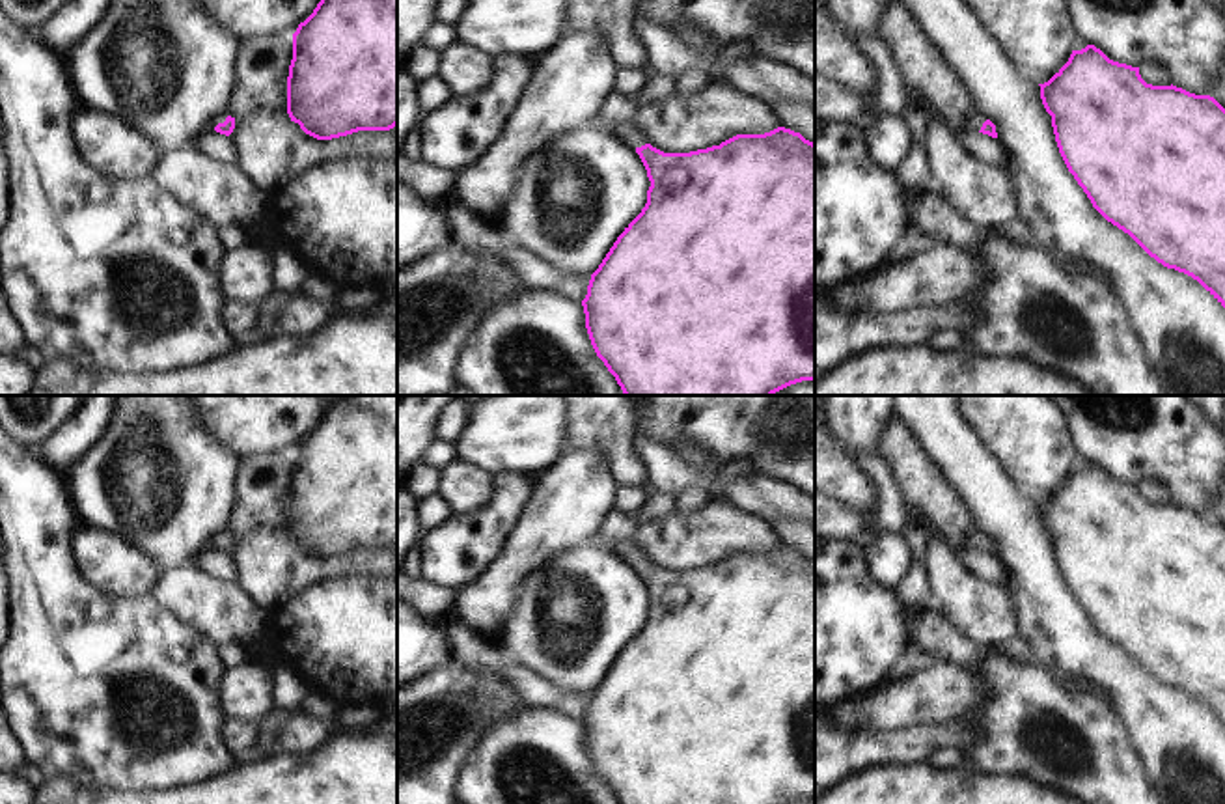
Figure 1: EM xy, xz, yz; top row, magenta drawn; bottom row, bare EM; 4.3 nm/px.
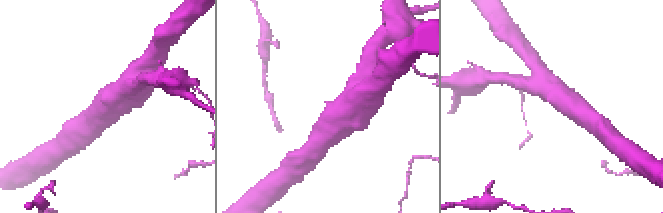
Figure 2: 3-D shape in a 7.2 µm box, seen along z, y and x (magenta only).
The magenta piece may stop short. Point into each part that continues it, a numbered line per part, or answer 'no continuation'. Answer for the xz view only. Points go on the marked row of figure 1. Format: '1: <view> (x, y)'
1: xz (627, 131)

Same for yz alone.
1: yz (976, 122)

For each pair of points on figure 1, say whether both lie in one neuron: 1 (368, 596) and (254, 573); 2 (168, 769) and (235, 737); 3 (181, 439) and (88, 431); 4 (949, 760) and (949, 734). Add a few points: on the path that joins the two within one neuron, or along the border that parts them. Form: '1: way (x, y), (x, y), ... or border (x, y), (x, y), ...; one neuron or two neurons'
1: border (370, 575), (340, 575), (327, 582); two neurons
2: border (224, 720), (222, 743), (232, 756); two neurons
3: border (112, 415), (99, 439), (71, 465); two neurons
4: border (961, 748), (940, 747), (927, 762); two neurons

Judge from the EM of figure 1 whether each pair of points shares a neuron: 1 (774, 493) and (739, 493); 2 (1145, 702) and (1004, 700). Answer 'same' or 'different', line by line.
1: same
2: different

